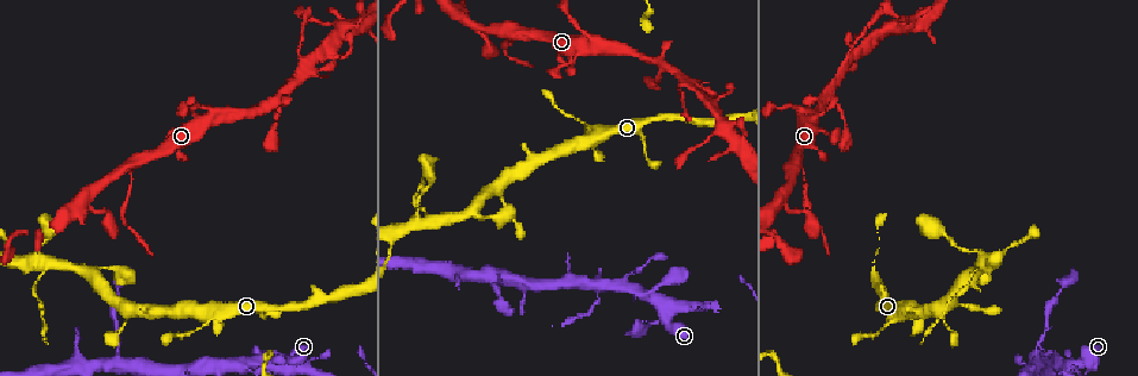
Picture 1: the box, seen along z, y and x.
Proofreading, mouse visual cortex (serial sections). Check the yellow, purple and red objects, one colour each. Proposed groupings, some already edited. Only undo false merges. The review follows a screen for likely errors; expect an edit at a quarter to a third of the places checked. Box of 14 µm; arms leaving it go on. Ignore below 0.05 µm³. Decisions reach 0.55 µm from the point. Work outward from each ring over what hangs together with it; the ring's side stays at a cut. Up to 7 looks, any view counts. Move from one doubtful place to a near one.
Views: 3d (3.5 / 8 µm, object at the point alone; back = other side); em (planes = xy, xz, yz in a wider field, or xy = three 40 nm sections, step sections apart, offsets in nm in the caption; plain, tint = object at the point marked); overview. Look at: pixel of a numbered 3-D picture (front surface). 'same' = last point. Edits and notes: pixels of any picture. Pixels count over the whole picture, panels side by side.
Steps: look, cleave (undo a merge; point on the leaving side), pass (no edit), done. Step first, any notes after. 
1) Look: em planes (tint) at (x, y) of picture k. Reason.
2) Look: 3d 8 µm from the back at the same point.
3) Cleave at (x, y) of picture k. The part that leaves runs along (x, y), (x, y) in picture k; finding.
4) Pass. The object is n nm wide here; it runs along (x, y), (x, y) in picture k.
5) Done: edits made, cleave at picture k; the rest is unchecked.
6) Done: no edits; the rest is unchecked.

Look: 3d 8 µm at (806, 194) of picture 1. Sudden change in width.

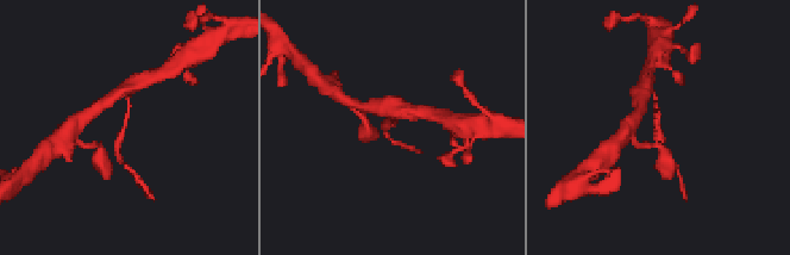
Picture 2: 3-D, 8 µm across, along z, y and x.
Look: em xy step 1 (tint) at (393, 125) of picture 2. The arms are 100, 250 nm wide; now the EM.

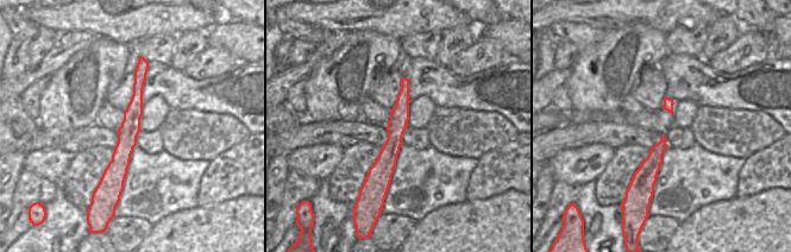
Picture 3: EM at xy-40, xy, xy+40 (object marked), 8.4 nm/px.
Pass. It runs along (646, 86), (658, 109), (664, 155) in picture 2; one cell here.

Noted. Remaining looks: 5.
Look: 3d 8 µm at (844, 70) of picture 1. Calibre changes.

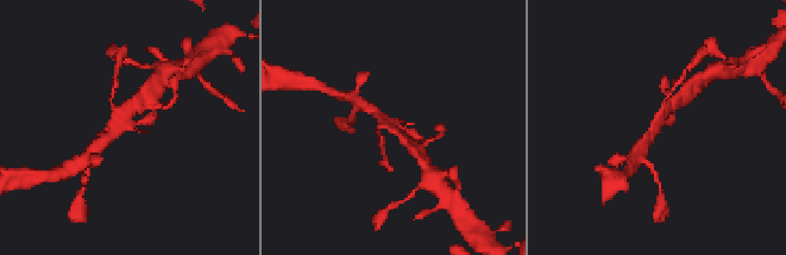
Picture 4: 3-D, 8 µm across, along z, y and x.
Look: 3d 3.5 µm at (657, 126) of picture 4.

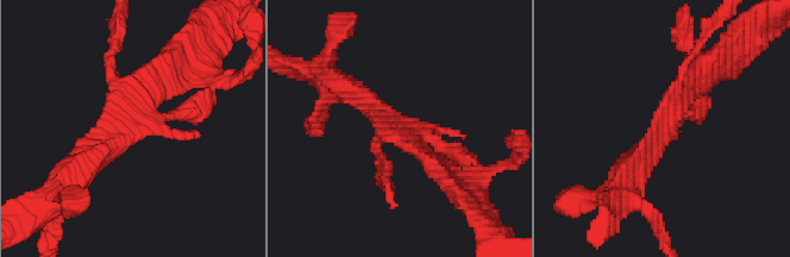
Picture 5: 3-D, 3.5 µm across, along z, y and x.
Look: em xy step 5 (tint) at (402, 127) of picture 5.

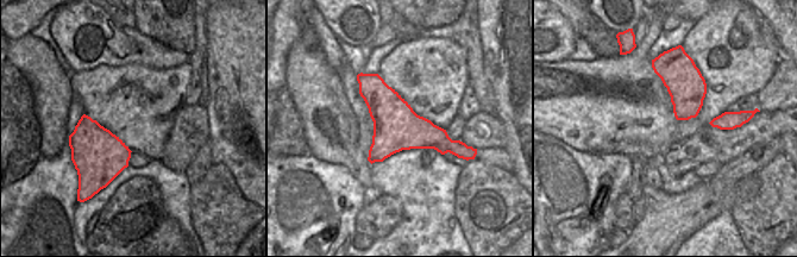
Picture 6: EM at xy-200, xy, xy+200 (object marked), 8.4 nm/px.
Pass. The object is 400 nm wide here; it runs along (82, 175), (130, 127), (174, 61) in picture 5; all the same cell.

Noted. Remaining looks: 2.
Look: 3d 3.5 µm at (120, 360) of picture 1. A fork.

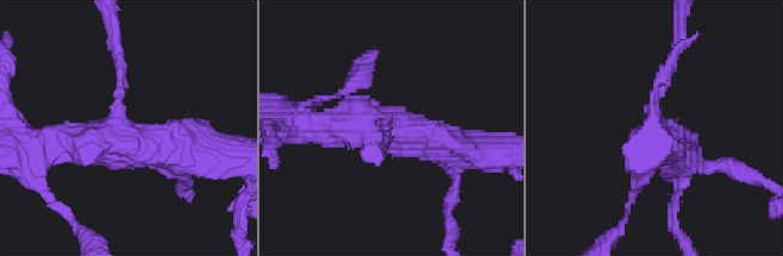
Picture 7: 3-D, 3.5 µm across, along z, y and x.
Look: em xy step 1 (tint) at (118, 125) of picture 7. 3 arms meet here; the arms are 100, 400, 500 nm wide.

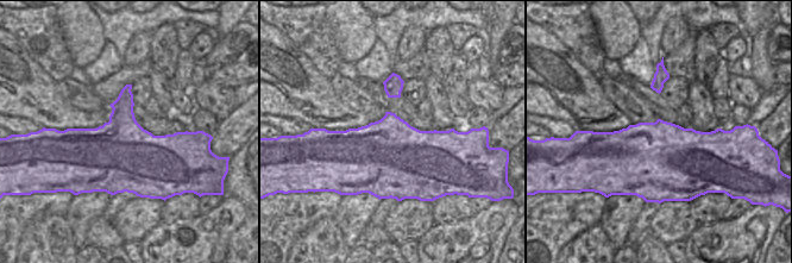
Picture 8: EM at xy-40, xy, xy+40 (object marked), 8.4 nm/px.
Pass. Continuous, no second cell.

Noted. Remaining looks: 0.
Done: no edits; the rest is unchecked.

